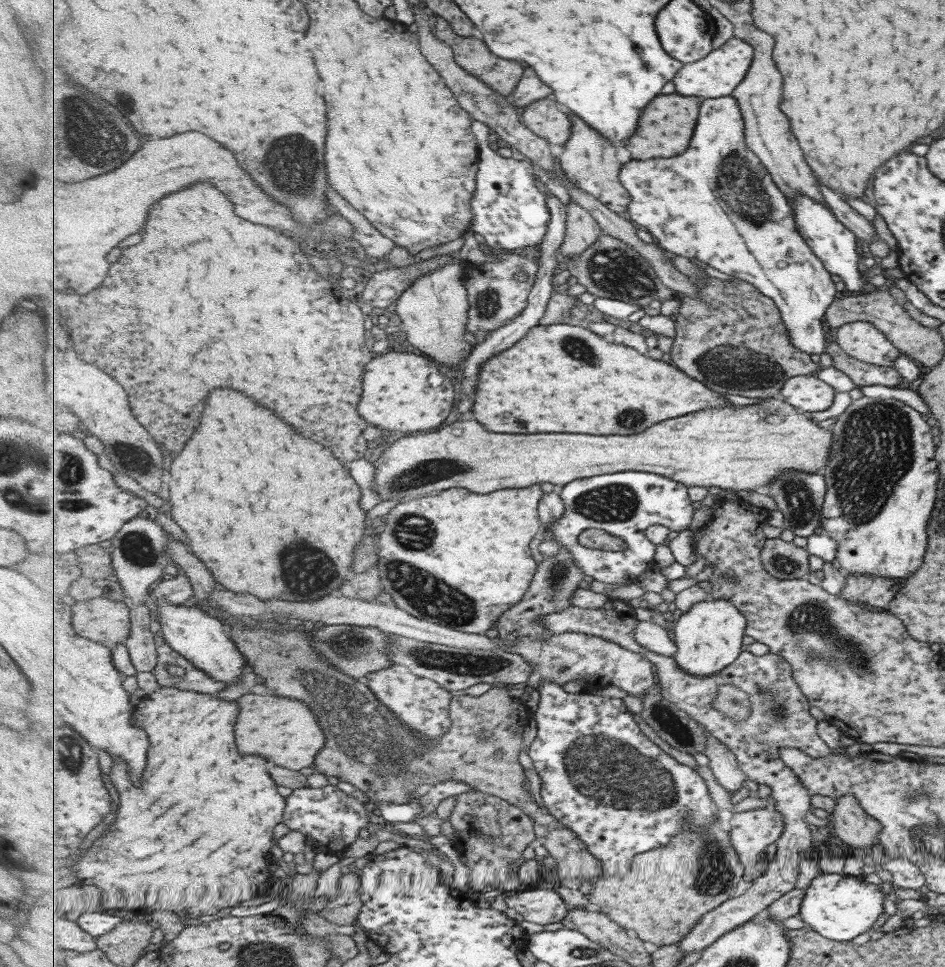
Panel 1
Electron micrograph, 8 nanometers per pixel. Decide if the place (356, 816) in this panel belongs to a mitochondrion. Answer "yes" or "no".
no

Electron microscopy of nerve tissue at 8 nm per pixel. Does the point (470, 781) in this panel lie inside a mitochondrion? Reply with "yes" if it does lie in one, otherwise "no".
no

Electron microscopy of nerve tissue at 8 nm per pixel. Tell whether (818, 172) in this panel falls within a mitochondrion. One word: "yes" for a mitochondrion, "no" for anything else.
no

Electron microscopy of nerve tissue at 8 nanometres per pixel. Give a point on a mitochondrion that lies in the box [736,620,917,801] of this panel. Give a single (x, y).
(773, 702)

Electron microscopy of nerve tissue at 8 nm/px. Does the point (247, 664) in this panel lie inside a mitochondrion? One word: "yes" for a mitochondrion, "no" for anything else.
no

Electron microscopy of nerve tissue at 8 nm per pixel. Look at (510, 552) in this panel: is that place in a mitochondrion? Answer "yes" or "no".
no

